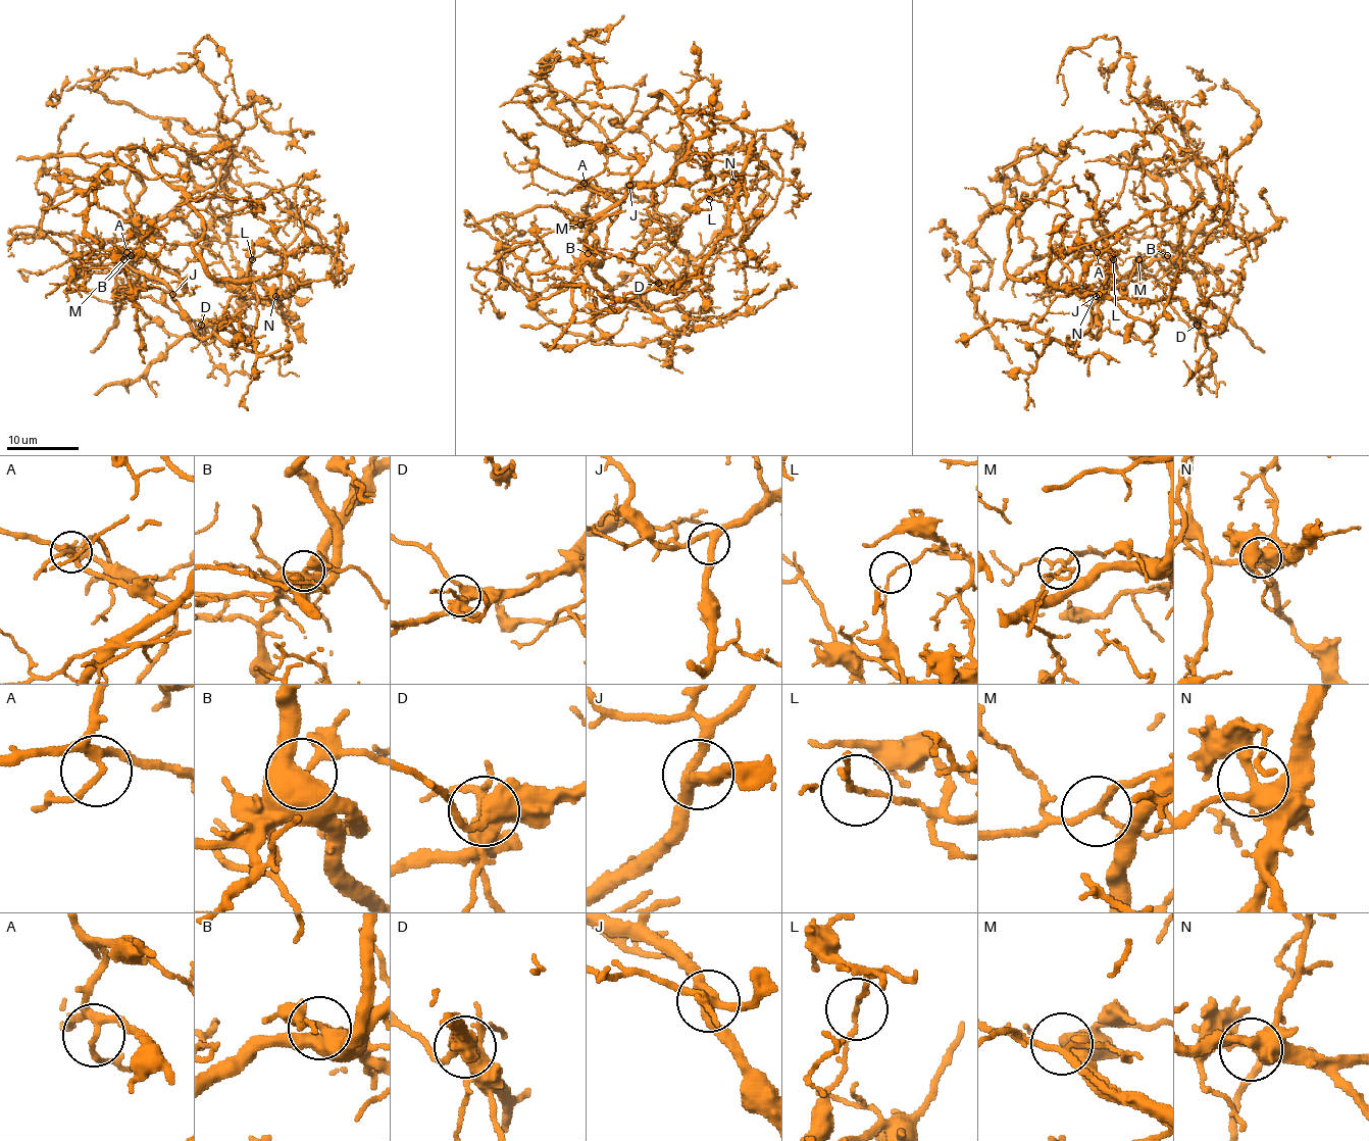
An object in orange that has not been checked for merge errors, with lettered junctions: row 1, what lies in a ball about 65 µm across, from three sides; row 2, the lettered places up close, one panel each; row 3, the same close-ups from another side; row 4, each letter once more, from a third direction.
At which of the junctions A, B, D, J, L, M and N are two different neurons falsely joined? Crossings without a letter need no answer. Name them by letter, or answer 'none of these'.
L

